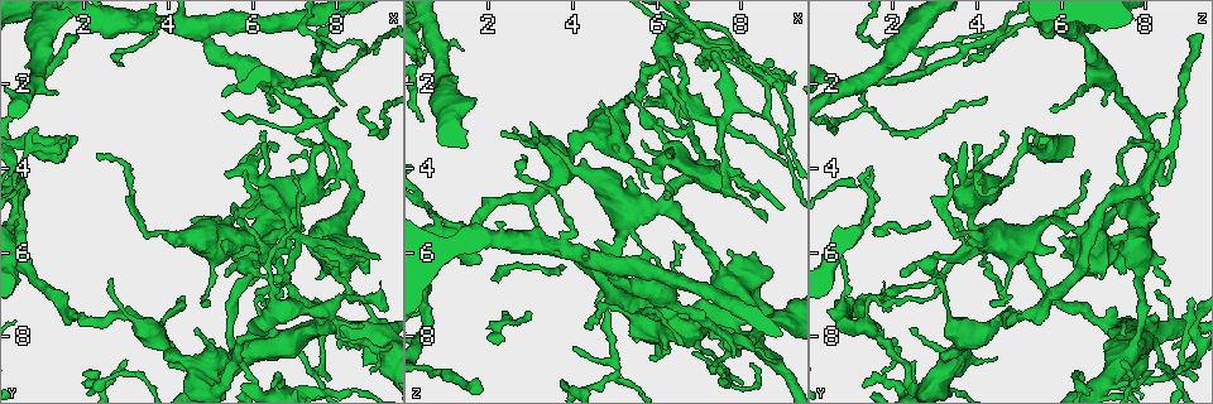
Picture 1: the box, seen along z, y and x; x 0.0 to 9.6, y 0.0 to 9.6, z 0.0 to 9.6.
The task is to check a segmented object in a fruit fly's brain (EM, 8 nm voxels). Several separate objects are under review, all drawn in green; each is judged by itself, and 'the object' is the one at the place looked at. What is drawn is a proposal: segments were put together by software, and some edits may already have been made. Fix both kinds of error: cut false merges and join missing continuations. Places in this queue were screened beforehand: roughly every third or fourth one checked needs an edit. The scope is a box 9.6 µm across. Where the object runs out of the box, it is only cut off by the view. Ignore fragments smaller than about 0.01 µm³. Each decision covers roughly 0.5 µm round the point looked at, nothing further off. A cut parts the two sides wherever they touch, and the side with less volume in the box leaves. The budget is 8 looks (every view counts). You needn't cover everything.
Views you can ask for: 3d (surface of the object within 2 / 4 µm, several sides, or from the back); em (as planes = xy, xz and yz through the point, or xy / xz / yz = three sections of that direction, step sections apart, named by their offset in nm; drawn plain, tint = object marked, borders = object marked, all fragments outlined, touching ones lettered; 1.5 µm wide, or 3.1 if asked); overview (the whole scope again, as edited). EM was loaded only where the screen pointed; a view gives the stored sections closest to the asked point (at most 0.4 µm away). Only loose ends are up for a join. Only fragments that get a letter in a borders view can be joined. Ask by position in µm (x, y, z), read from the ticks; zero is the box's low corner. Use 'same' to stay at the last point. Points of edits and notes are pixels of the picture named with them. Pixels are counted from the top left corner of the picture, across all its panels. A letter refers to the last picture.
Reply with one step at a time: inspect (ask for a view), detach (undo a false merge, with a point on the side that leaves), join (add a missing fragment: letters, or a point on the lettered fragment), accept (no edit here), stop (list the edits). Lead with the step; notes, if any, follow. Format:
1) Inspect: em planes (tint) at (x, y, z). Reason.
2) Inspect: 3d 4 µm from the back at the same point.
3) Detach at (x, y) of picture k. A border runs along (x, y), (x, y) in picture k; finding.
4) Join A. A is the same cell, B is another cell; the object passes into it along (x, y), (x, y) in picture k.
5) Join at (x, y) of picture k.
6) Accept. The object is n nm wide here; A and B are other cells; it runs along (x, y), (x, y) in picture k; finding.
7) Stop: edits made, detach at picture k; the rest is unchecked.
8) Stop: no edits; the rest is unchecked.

Inspect: 3d 4 µm at (7.65, 3.50, 3.95). Branch stops here.

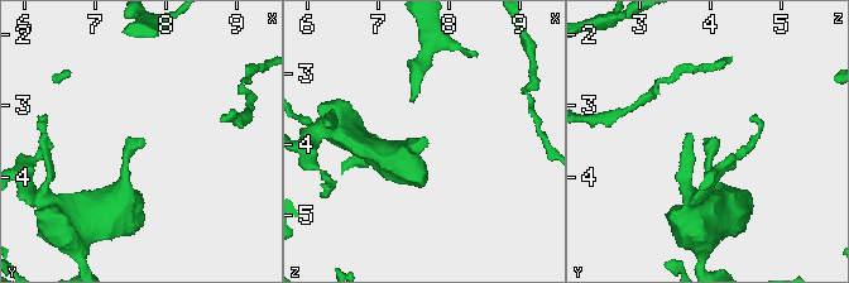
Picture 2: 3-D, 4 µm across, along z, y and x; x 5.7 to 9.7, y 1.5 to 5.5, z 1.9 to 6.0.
Inspect: em planes (borders) at (7.75, 3.45, 3.95). Shape alone is not enough.

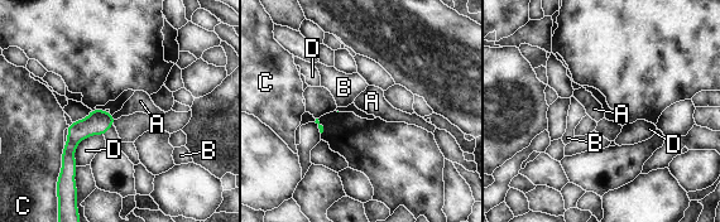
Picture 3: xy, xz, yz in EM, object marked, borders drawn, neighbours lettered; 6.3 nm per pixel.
Accept. A, B, C and D are other cells; it runs along (108, 116), (72, 141), (71, 169) in picture 3; none of them fits.

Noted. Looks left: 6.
Inspect: 3d 2 µm from the back at (8.60, 1.30, 2.70). Three arms meet.

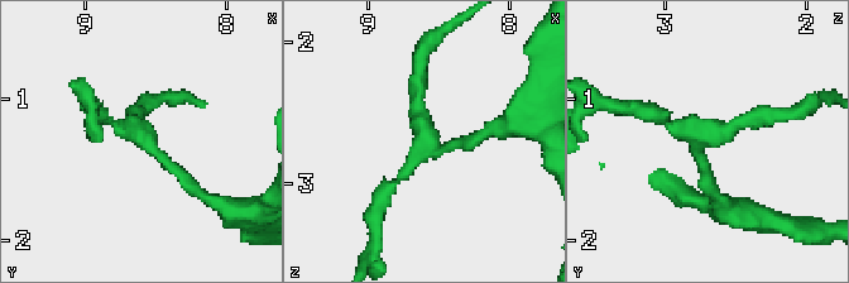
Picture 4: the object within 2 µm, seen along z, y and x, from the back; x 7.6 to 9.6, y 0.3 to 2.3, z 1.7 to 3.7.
Inspect: em planes (borders) at (8.56, 1.28, 2.70). 3 arms meet here; need the tissue.

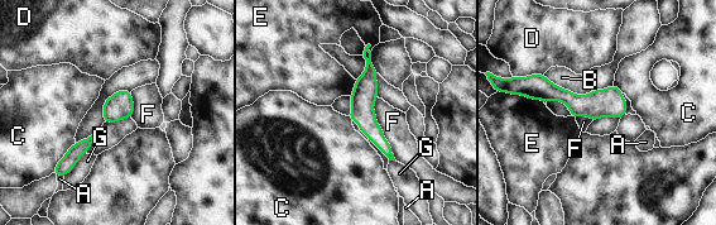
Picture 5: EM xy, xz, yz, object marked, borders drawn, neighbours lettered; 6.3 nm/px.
Accept. The object is 160 nm wide here; the longest contact is with F, 420 nm; A, B, C, D, E, F and G are other cells; all the same cell.

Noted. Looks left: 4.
Inspect: 3d 4 µm at (1.80, 3.20, 6.20). Thick end.

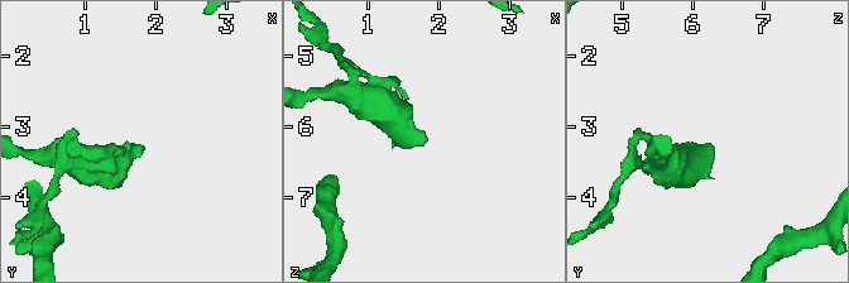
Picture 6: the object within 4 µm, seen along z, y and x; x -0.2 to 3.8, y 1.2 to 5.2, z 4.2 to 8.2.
Inspect: em xz step 4 (borders) at (1.75, 3.25, 6.25). Shape alone is not enough.

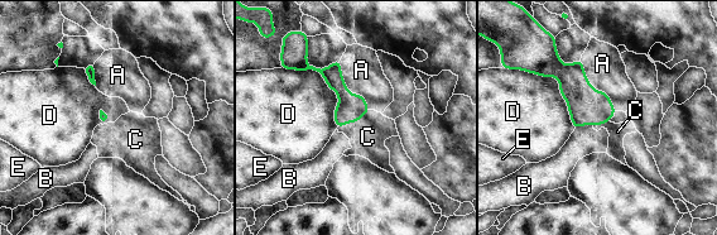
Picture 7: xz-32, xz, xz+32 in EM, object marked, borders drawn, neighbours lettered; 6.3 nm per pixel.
Inspect: em planes (borders) at the same point.

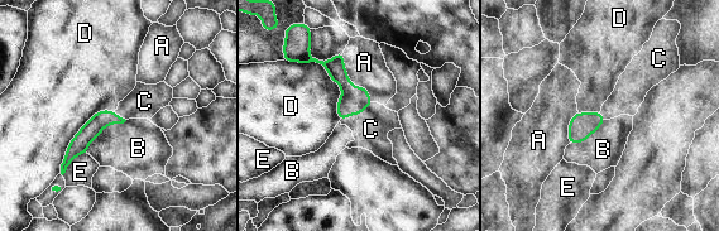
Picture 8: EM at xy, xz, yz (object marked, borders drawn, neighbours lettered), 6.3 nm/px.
Join C. C is the same cell, A, B, D and E are other cells; the object passes into it along (354, 100), (356, 114), (370, 129) in picture 8; the cell continues.

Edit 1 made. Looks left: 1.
Stop: edits made, join at picture 8; the rest is unchecked.

